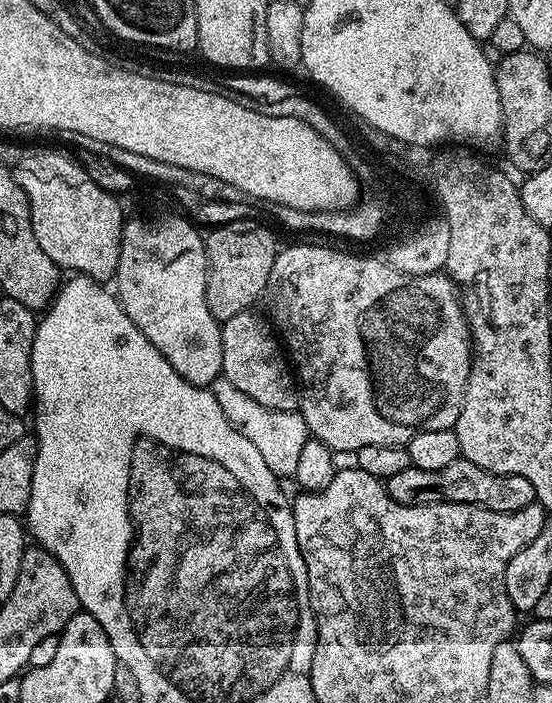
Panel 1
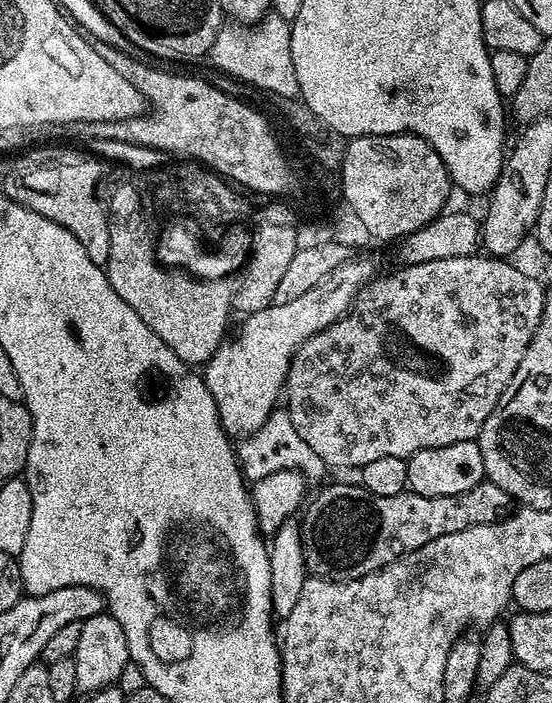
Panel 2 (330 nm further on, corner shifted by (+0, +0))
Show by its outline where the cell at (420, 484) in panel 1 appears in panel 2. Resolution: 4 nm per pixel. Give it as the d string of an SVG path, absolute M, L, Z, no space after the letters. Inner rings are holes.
M487 478L474 490L441 496L423 496L406 490L390 498L378 498L352 484L332 484L322 489L303 509L304 566L313 577L341 582L357 580L393 564L407 552L426 546L426 542L434 542L434 538L505 520L514 508L512 496Z

